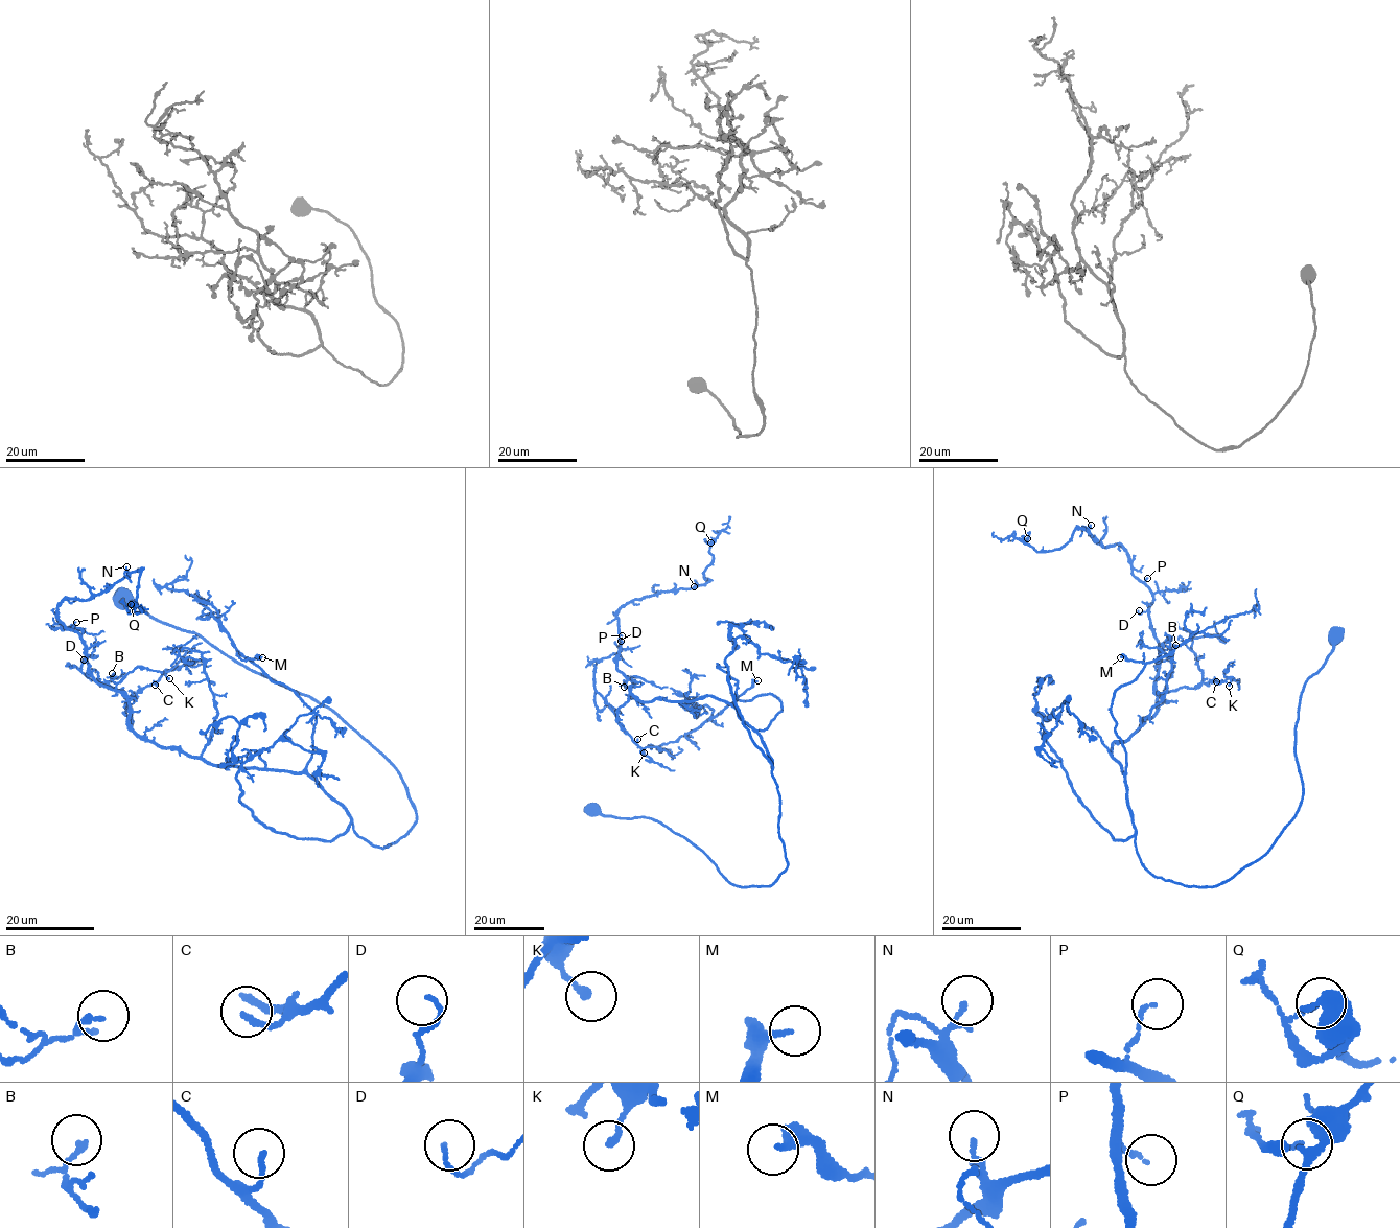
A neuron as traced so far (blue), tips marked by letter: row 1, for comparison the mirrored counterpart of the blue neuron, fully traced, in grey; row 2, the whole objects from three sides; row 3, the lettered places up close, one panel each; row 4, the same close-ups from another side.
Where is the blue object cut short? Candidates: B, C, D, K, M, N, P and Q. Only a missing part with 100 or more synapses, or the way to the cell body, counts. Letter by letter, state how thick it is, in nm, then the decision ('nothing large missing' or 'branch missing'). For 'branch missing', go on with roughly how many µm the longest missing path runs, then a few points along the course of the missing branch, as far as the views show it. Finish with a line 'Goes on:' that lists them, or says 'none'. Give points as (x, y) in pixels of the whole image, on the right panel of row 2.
B: 160 nm thick; nothing large missing
C: 160 nm thick; nothing large missing
D: 110 nm thick; nothing large missing
K: 190 nm thick; nothing large missing
M: 140 nm thick; nothing large missing
N: 100 nm thick; nothing large missing
P: 110 nm thick; nothing large missing
Q: 110 nm thick; nothing large missing
Goes on: none

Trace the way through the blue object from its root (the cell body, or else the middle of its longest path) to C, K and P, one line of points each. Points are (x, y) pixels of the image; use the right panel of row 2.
C: (1336, 634), (1299, 698), (1298, 812), (1229, 880), (1191, 886), (1146, 871), (1111, 750), (1163, 693), (1216, 681)
K: (1336, 634), (1300, 696), (1303, 793), (1270, 849), (1212, 886), (1154, 877), (1113, 743), (1163, 693), (1229, 686)
P: (1336, 634), (1299, 698), (1294, 816), (1229, 880), (1163, 880), (1137, 851), (1111, 752), (1159, 704), (1147, 578)

